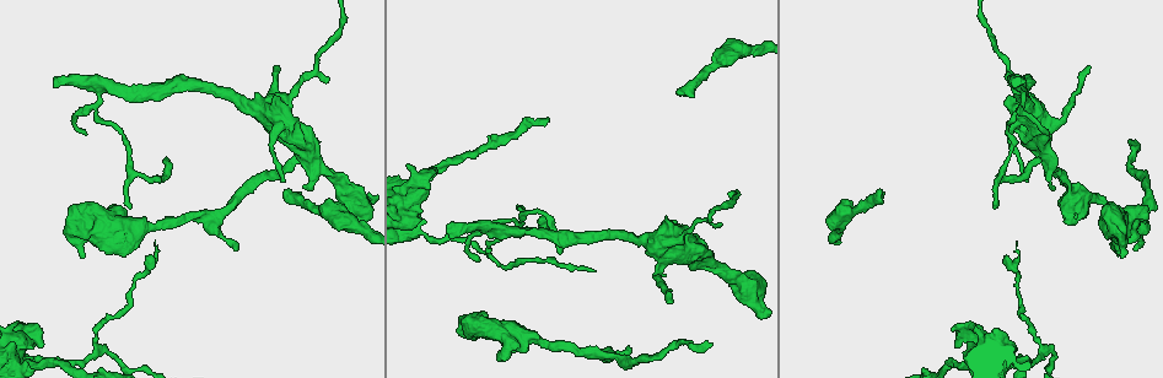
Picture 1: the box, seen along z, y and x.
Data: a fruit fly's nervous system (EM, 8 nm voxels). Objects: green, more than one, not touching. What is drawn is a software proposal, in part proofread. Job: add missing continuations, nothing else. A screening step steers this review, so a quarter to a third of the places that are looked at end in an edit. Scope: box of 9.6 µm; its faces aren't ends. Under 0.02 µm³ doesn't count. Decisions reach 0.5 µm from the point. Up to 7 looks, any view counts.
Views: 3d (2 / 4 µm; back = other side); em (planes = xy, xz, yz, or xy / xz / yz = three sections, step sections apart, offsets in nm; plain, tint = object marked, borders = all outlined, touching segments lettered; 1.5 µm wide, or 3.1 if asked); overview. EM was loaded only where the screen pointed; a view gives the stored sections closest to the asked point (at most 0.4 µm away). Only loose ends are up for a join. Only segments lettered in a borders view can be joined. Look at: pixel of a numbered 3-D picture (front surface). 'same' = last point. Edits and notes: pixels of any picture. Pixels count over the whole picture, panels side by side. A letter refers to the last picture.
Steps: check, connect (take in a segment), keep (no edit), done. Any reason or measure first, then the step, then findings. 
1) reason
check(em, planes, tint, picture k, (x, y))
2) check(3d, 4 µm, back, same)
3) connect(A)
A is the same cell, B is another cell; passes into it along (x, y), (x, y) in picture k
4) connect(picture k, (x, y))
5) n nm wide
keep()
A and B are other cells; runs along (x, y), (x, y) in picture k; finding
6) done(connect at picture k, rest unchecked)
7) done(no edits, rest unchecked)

check(3d, 2 µm, back, picture 1, (669, 301))

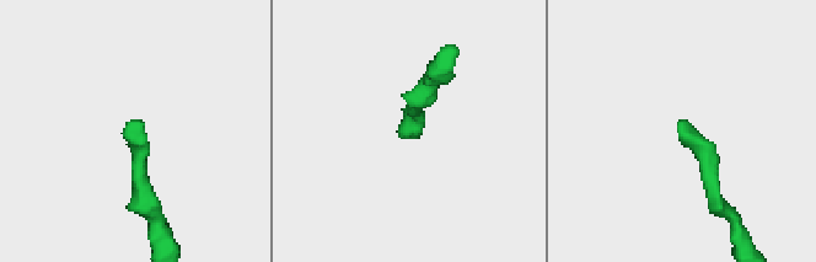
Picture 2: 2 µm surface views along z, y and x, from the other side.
check(em, planes, tint, picture 2, (134, 120))

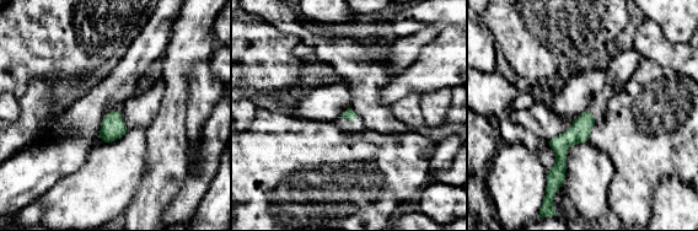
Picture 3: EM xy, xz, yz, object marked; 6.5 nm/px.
what lies round it
check(em, planes, borders, same)

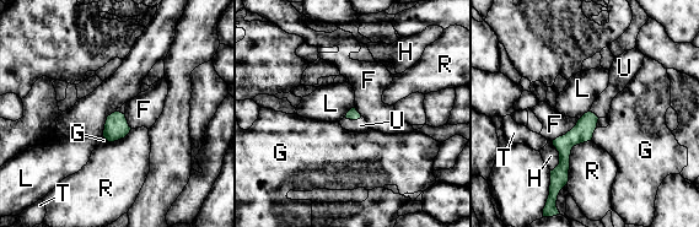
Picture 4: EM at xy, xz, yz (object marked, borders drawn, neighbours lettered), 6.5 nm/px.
connect(U)
U is the same cell, F, G, H, L, R and T are other cells; passes into it along (353, 114), (353, 119), (360, 125) in picture 4; it goes on there

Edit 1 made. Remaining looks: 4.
see it whole again
check(overview)

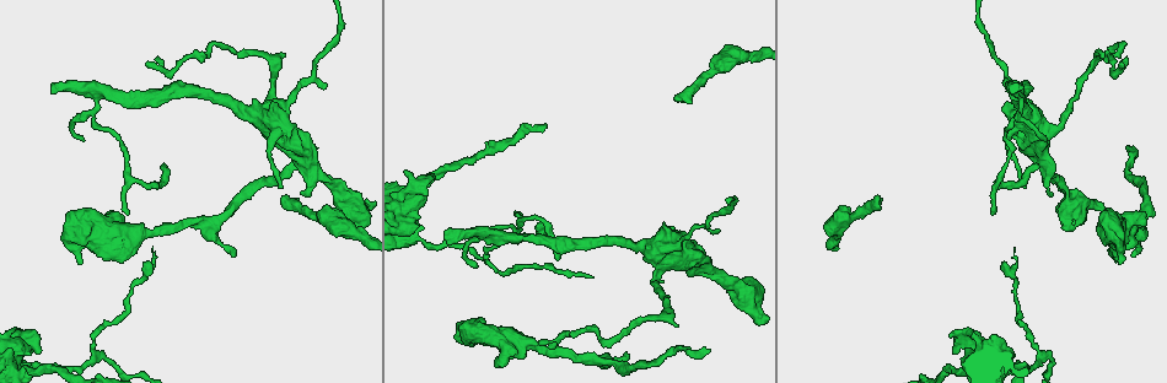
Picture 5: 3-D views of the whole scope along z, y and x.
long arm stops here
check(3d, 2 µm, picture 5, (710, 351))

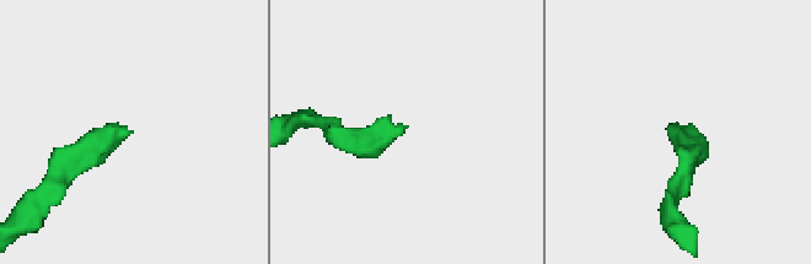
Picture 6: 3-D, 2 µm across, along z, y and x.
now the EM
check(em, planes, plain, picture 6, (678, 130))

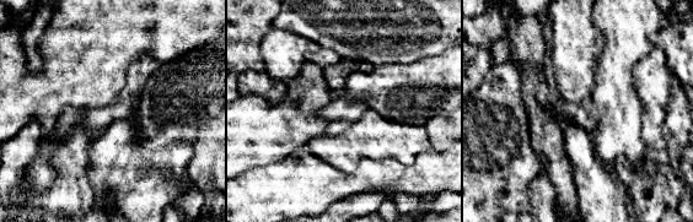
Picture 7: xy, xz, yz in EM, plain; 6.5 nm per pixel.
check(em, planes, borders, same)

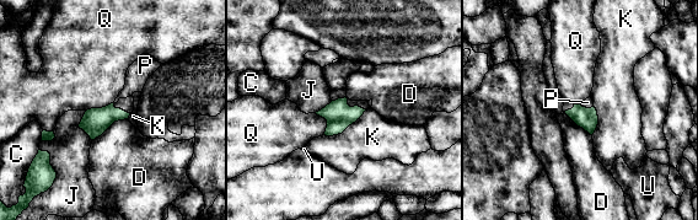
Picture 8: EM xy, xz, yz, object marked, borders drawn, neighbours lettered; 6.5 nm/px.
connect(P)
P is the same cell, C, D, J, K, Q and U are other cells; the cell continues

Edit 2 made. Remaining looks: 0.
done(connect at picture 4, connect at picture 8, rest unchecked)

